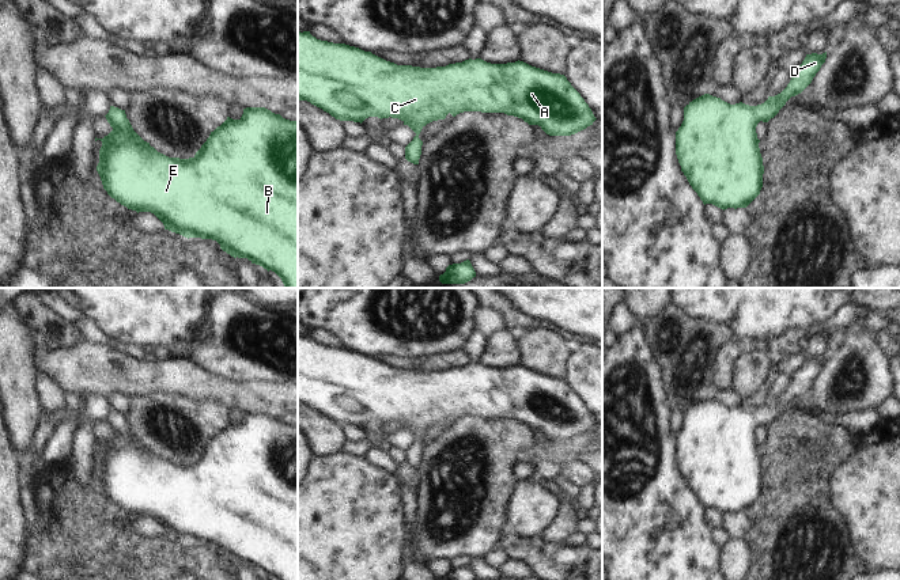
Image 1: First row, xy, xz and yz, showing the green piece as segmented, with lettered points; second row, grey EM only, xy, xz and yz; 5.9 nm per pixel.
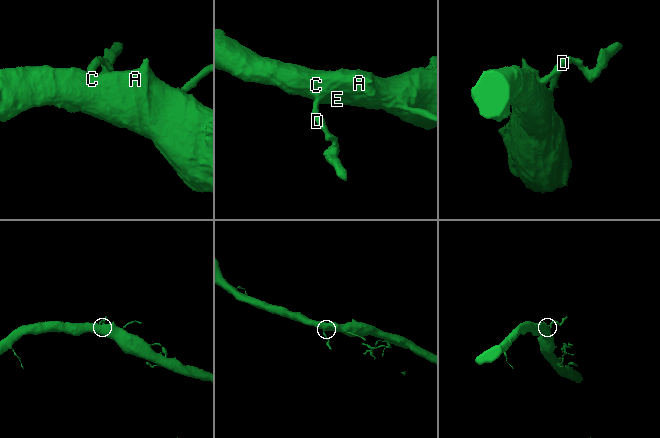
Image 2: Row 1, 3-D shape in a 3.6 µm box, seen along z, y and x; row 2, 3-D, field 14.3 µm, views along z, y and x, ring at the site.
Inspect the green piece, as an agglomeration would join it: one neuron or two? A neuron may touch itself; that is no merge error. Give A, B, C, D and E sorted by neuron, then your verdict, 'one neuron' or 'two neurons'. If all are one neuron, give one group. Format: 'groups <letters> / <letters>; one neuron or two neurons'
groups A B C D E; one neuron

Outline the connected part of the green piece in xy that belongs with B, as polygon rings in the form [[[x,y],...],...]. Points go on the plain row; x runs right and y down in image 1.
[[[110,410],[109,417],[105,420],[113,435],[105,440],[103,443],[97,443],[102,446],[102,451],[99,454],[99,467],[97,470],[97,475],[101,481],[103,493],[107,496],[107,499],[114,503],[121,509],[126,511],[128,513],[139,516],[151,516],[154,518],[165,530],[165,534],[169,534],[171,537],[179,538],[185,542],[201,542],[201,543],[212,543],[216,545],[220,549],[220,553],[230,558],[234,562],[247,562],[252,568],[260,569],[268,576],[272,575],[277,580],[298,580],[298,425],[290,425],[283,422],[280,418],[275,418],[271,414],[265,412],[246,412],[243,413],[243,418],[239,424],[232,424],[227,421],[227,424],[218,431],[213,436],[211,436],[207,446],[201,450],[201,452],[196,456],[193,462],[189,463],[179,463],[179,462],[169,462],[160,456],[158,456],[154,451],[150,450],[150,447],[144,446],[132,432],[129,424],[126,422],[125,414],[121,414],[118,412]]]

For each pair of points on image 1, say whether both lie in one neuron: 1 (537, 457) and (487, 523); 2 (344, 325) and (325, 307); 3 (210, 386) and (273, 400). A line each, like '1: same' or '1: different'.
1: different
2: same
3: same

